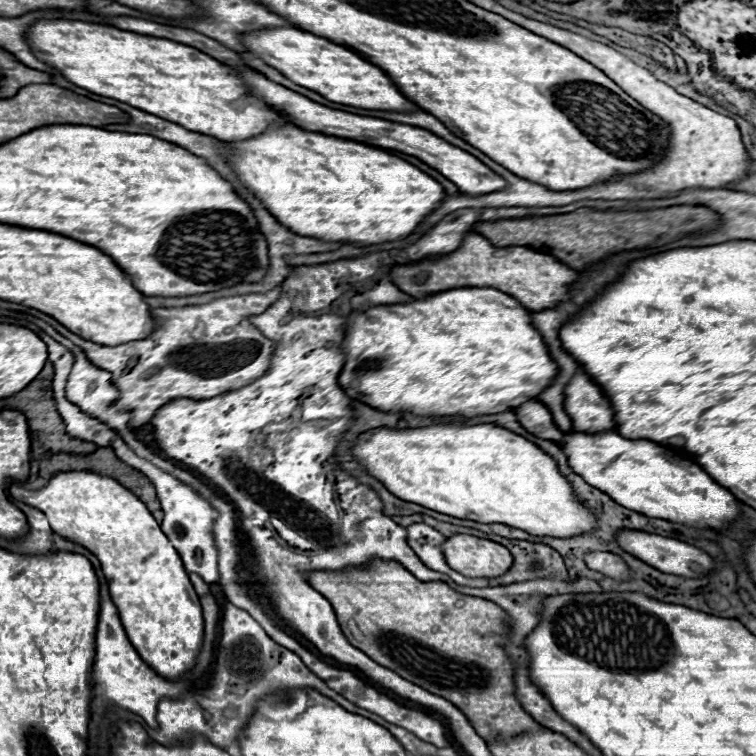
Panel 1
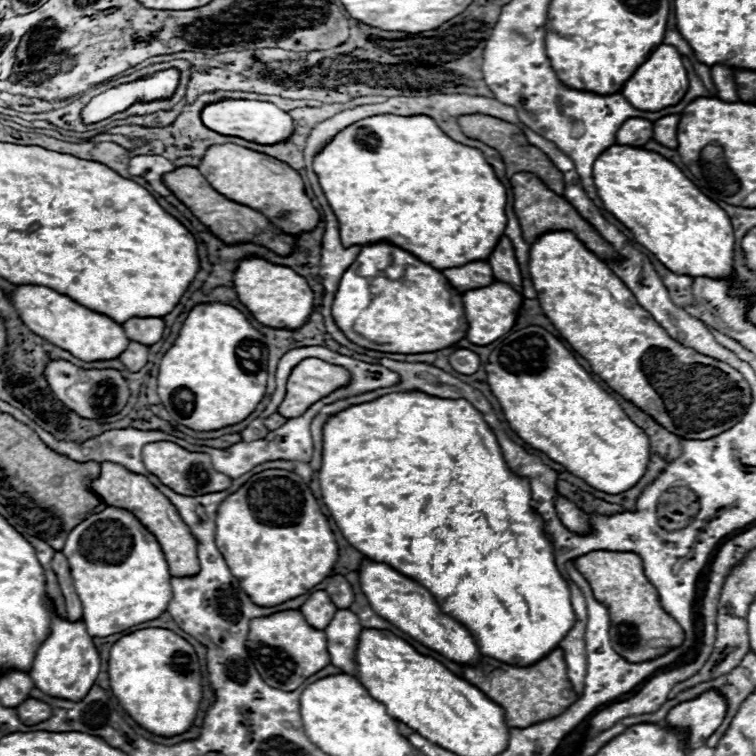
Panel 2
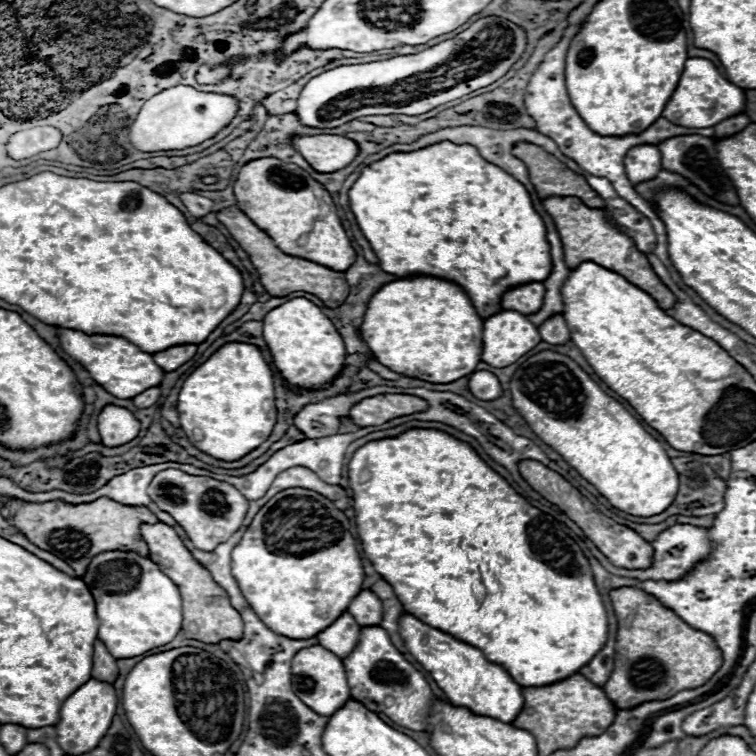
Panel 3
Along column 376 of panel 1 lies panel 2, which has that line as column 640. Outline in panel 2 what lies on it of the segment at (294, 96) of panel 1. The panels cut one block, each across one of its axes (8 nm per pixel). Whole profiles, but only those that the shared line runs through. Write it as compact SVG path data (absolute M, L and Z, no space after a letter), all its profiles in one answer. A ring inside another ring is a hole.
M630 118L616 132L618 144L628 144L628 146L640 148L648 140L652 140L652 122L648 122L644 118Z

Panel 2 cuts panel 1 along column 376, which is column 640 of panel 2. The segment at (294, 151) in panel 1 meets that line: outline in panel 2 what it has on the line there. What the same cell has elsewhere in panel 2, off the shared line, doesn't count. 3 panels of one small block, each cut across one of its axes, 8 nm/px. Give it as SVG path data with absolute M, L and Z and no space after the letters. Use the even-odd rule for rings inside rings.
M614 144L594 162L594 186L604 208L630 228L668 270L692 278L734 276L734 228L728 214L704 196L674 162L650 150Z

